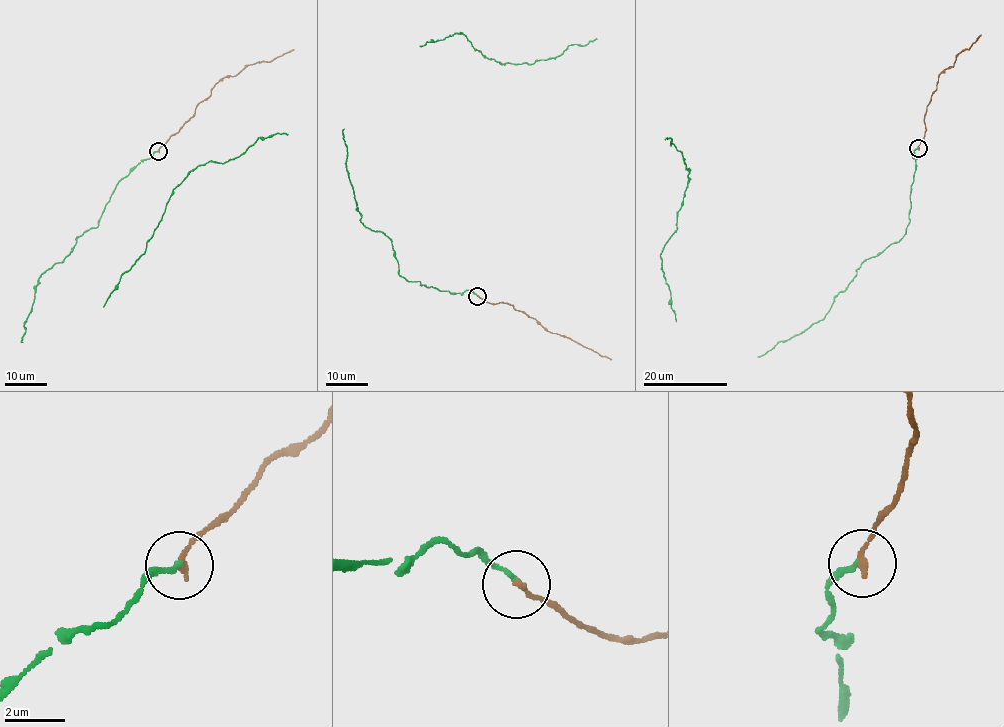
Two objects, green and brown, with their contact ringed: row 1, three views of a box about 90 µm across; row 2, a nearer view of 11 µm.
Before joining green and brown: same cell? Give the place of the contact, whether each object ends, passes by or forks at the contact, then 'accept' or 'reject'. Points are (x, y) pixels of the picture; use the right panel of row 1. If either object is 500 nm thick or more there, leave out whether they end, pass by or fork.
at (918, 148); green ends there; brown ends there; accept

